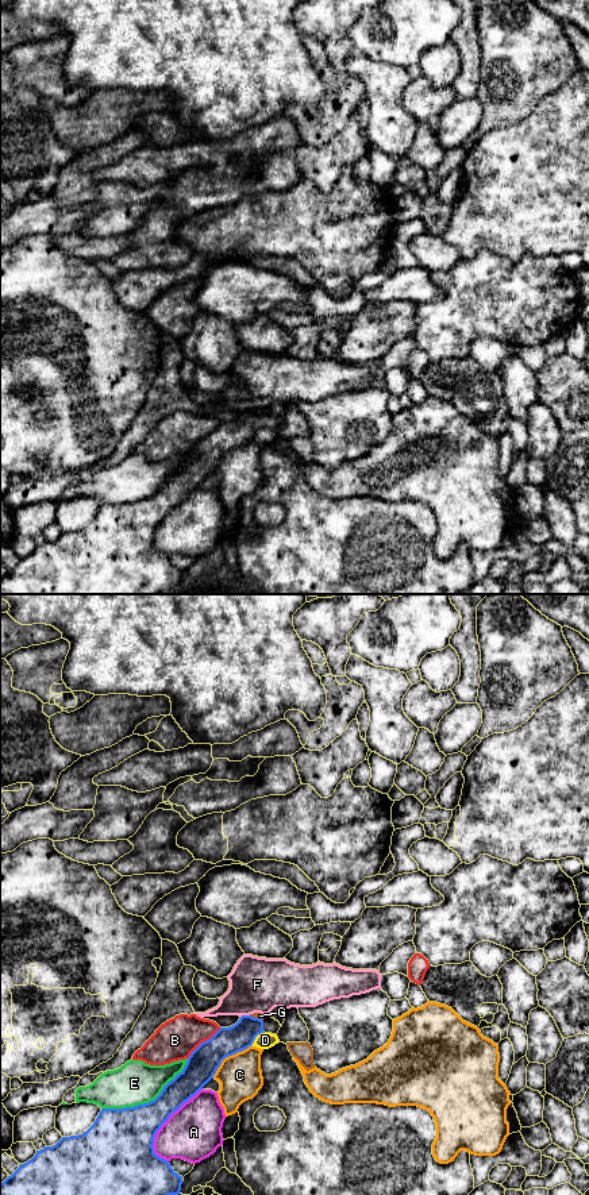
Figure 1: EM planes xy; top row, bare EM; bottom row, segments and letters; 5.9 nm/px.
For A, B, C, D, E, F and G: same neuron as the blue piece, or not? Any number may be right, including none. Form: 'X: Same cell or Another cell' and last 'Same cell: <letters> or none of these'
A: Another cell
B: Another cell
C: Another cell
D: Another cell
E: Another cell
F: Another cell
G: Another cell
Same cell: none of these

